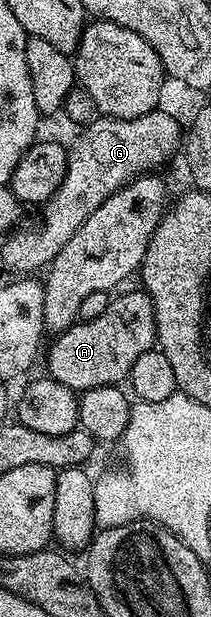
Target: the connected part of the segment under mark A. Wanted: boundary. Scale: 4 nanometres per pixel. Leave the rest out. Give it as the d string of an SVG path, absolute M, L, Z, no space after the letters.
M135 287L131 293L119 292L107 305L107 309L90 320L79 320L69 325L63 333L53 338L50 350L45 350L45 372L56 383L64 383L64 387L75 391L100 387L101 385L118 385L125 382L132 371L132 363L144 355L144 351L155 348L156 330L154 327L154 304L149 293Z

